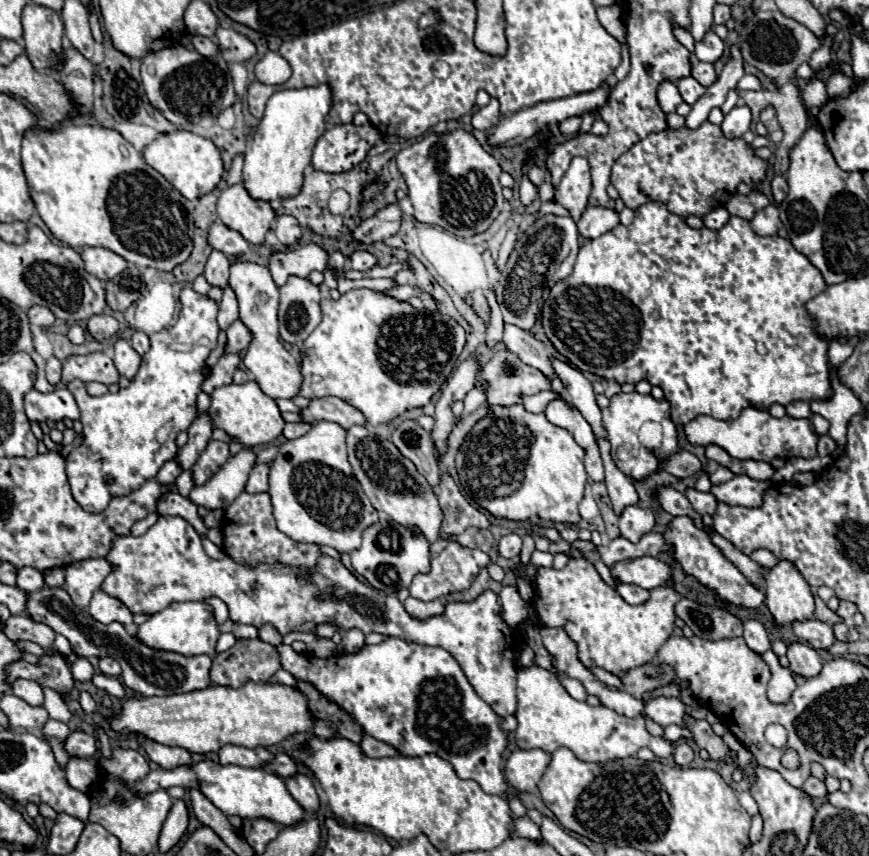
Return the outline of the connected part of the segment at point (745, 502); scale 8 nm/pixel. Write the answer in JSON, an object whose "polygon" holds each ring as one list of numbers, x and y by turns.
{"polygon":[[734,476,728,482,712,484,710,492,716,496,718,502,738,504,738,506,756,506,756,504,760,504,762,492,768,486,770,486,770,482,758,482,748,476]]}

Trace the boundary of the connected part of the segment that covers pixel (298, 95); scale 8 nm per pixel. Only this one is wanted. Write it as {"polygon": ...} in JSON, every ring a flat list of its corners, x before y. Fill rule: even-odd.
{"polygon":[[320,84,316,88,284,90,270,96,264,118,254,134,254,140,244,154,242,186,254,200,286,200,302,190,304,168,310,164,312,150,318,136,326,130,326,114,330,110,330,88]]}

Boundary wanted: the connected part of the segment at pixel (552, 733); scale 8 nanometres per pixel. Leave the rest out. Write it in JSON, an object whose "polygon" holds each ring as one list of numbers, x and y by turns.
{"polygon":[[544,668,518,670,518,710,516,710,516,744,522,750,540,748,544,752,554,752,560,746,570,748,584,762,608,762,636,756,640,748,650,748,658,758,672,756,672,744,662,736,652,736,646,730,644,716,626,718,606,706,590,706,588,702,574,700,564,686,558,682,556,674]]}

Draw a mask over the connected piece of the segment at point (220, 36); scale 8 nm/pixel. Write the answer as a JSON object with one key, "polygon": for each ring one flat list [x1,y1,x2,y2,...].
{"polygon":[[218,28,216,32,216,42,222,48,222,56,228,60,228,64,232,62,246,62,256,54,256,46,252,40,248,40,244,34,236,32,236,30,226,30,226,28]]}

